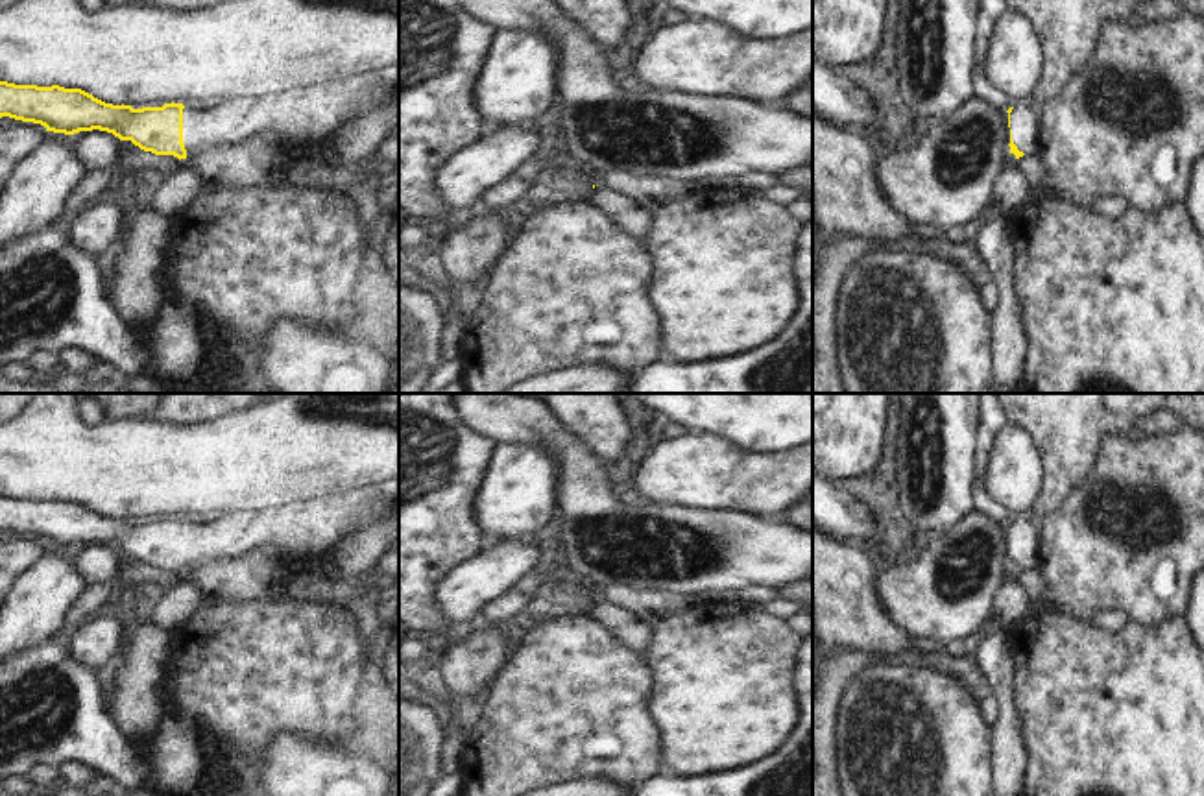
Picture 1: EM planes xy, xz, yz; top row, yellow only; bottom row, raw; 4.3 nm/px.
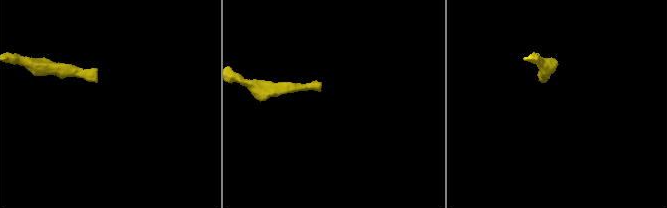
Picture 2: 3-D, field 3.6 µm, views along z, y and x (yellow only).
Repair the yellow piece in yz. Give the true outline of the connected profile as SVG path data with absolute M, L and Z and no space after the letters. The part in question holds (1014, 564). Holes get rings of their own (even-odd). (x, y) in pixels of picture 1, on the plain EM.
M1027 519L1010 521L1006 526L1010 541L1010 567L1019 573L1027 565L1036 565L1041 550L1041 532Z

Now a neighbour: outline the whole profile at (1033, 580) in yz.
M1027 565L1023 571L1016 573L1023 591L1036 600L1041 600L1043 591L1049 587L1049 578L1038 565Z

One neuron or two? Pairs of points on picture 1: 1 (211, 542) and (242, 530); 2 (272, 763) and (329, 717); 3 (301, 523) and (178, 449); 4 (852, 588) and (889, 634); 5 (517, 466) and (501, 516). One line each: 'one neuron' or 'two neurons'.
1: one neuron
2: two neurons
3: two neurons
4: one neuron
5: one neuron

